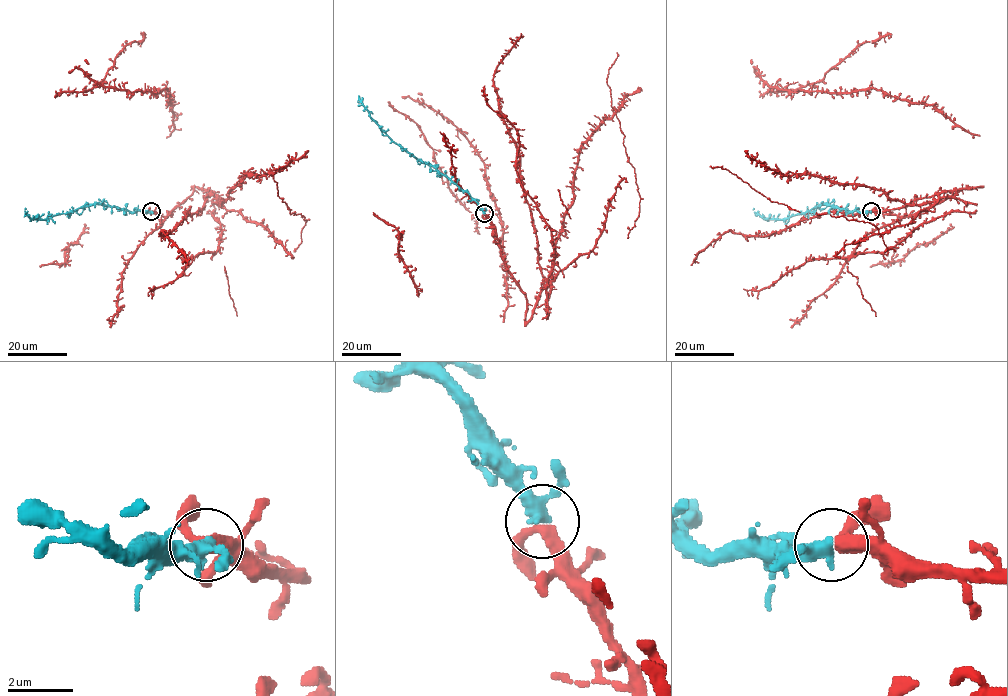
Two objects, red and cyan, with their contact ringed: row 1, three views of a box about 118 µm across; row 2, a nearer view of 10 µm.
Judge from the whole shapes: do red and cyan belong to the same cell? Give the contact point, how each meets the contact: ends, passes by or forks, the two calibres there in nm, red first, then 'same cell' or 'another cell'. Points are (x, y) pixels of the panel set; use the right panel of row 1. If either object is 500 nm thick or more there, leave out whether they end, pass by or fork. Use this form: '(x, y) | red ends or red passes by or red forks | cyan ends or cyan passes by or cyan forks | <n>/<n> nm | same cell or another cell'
(871, 211) | red passes by | cyan passes by | 360/340 nm | same cell

